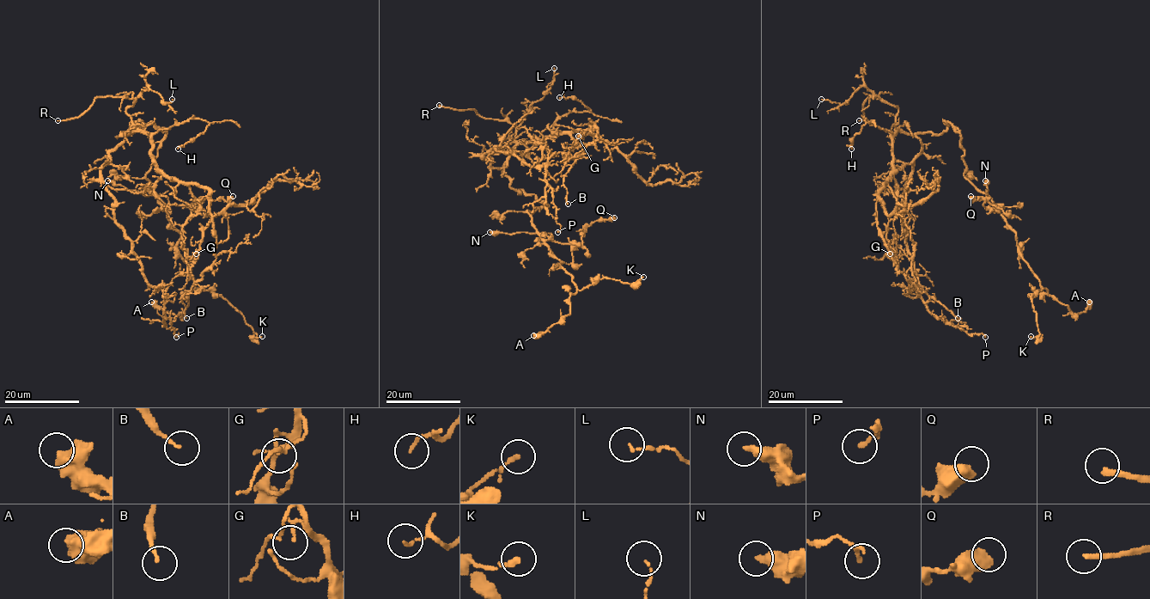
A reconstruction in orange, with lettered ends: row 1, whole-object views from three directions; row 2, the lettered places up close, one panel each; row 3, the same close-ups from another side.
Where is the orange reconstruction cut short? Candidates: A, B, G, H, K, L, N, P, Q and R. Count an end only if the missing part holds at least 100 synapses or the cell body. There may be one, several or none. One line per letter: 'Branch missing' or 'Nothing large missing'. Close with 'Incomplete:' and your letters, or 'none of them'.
A: Nothing large missing
B: Nothing large missing
G: Nothing large missing
H: Nothing large missing
K: Nothing large missing
L: Nothing large missing
N: Nothing large missing
P: Nothing large missing
Q: Nothing large missing
R: Branch missing
Incomplete: R

